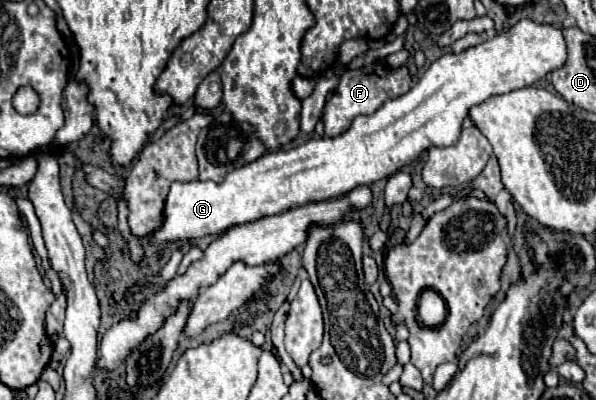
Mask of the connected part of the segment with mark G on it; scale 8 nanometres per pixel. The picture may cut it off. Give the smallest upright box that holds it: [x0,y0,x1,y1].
[153,19,567,243]

